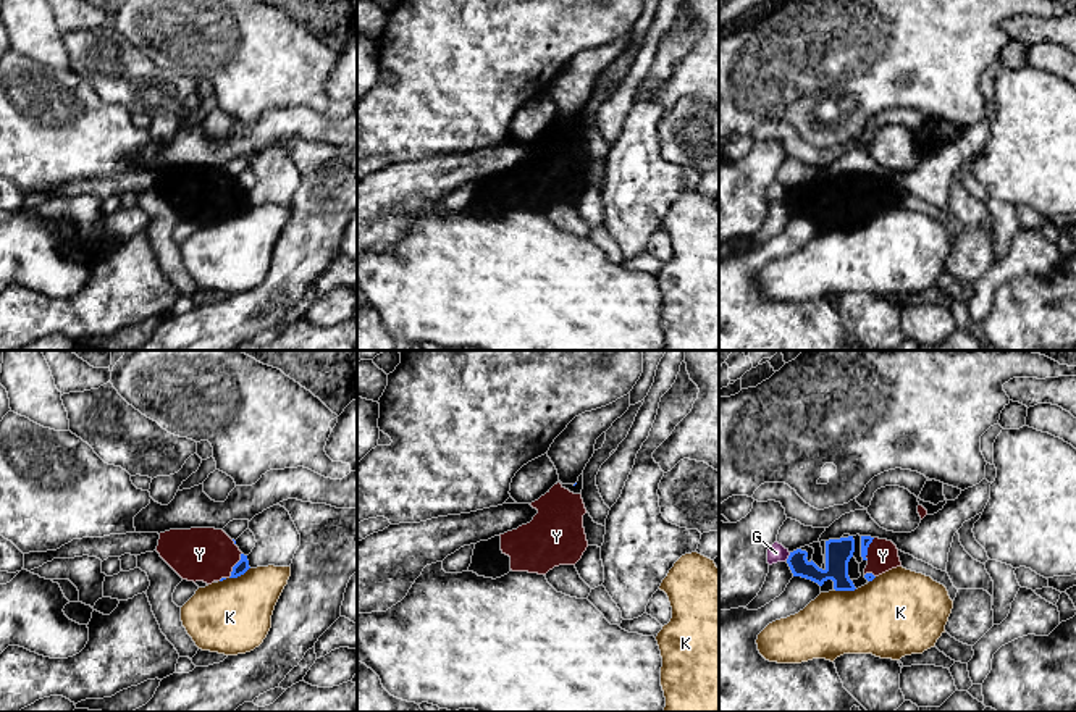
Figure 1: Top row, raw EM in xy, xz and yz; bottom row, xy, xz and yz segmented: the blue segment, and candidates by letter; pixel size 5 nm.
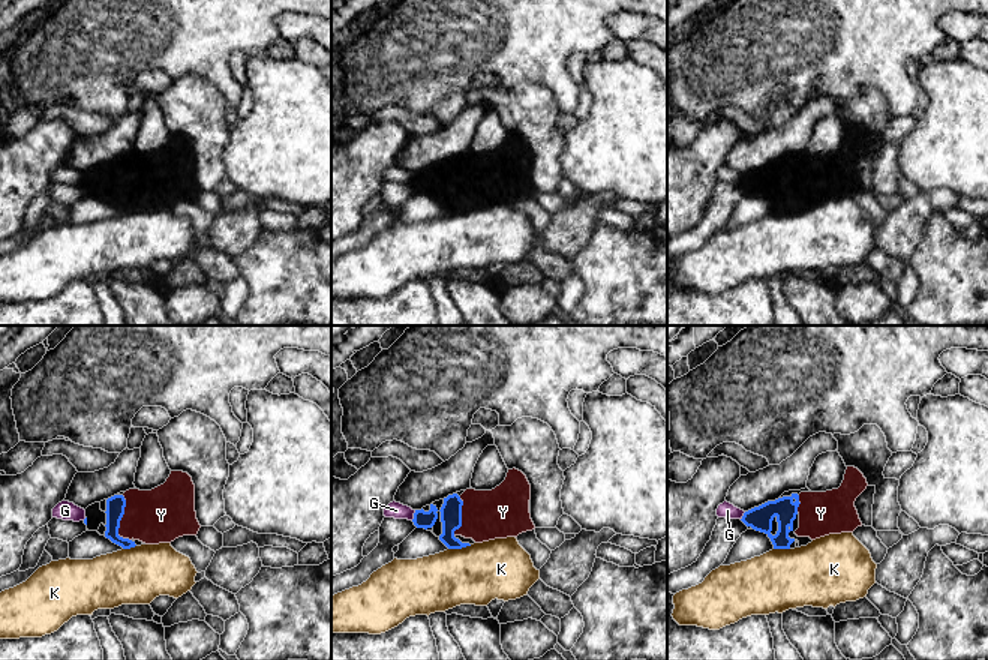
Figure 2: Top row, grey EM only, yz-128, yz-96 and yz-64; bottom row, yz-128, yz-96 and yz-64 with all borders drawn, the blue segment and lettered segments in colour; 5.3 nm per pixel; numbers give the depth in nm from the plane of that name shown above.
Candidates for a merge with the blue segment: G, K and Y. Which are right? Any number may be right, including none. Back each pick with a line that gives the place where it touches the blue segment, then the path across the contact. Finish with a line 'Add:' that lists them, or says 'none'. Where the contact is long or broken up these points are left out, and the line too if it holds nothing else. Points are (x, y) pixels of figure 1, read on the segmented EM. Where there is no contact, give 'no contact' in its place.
Y: contact xy (235, 565); way xy (241, 567), (235, 565), (210, 554), (199, 554)
Add: Y

